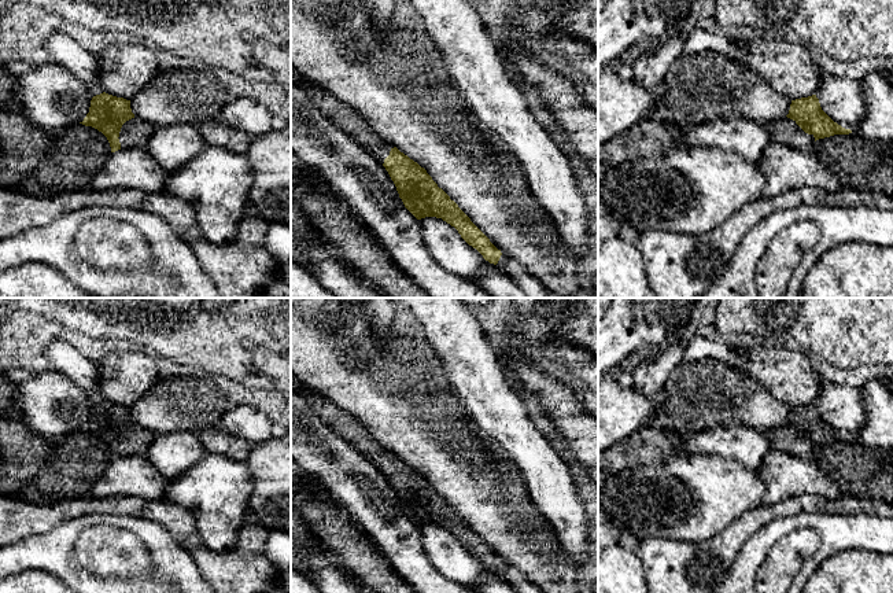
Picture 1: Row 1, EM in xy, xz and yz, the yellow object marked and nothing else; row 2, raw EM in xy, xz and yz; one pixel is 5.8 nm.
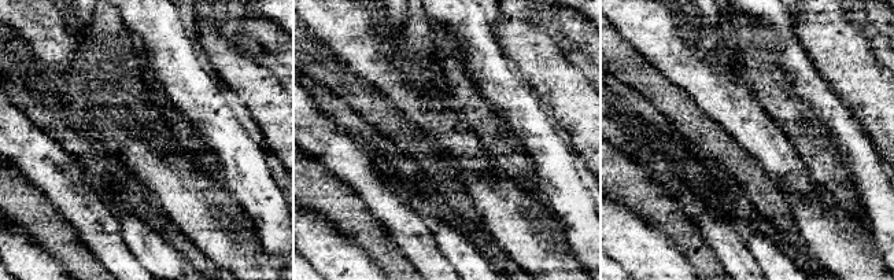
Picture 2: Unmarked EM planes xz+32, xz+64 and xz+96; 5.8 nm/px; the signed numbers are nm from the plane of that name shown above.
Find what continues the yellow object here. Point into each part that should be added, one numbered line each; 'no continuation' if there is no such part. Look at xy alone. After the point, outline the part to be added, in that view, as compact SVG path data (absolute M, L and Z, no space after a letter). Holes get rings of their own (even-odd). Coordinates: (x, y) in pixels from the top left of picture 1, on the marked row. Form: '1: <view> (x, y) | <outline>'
1: xy (135, 132) | M137 117L126 121L119 132L121 148L147 147L156 126Z

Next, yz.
1: yz (785, 131) | M785 117L778 121L764 124L771 141L778 141L785 146L812 152L815 146L813 135L805 133L796 121Z

